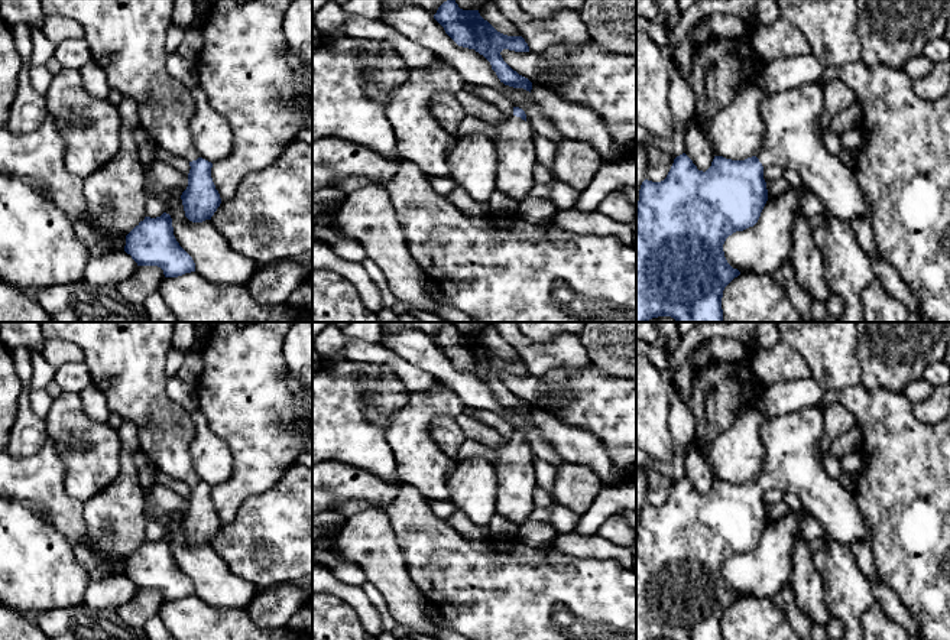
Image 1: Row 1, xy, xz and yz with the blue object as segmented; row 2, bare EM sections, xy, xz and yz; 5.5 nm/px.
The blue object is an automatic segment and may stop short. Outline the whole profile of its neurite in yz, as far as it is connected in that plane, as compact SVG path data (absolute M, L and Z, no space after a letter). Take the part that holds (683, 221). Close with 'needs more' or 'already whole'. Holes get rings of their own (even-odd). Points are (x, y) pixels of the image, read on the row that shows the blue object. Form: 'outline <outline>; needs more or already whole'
outline M807 82L779 92L763 92L759 110L765 120L765 140L755 156L745 160L714 156L711 166L703 172L682 153L674 159L664 181L645 179L642 182L636 204L636 322L648 322L658 316L671 316L677 322L723 322L723 290L740 274L737 269L727 263L723 244L733 233L743 231L758 222L768 201L763 179L765 166L795 170L803 179L803 186L823 201L826 214L831 214L847 224L853 218L868 218L869 202L859 188L853 170L831 155L824 144L818 129L823 100L824 88L818 82Z; needs more

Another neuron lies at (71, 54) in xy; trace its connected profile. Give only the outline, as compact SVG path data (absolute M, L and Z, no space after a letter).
M64 40L55 48L54 58L61 62L64 69L80 69L94 61L87 40Z

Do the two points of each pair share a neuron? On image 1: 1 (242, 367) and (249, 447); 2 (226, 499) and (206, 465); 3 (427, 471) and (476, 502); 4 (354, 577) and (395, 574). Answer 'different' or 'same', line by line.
1: same
2: different
3: different
4: different

